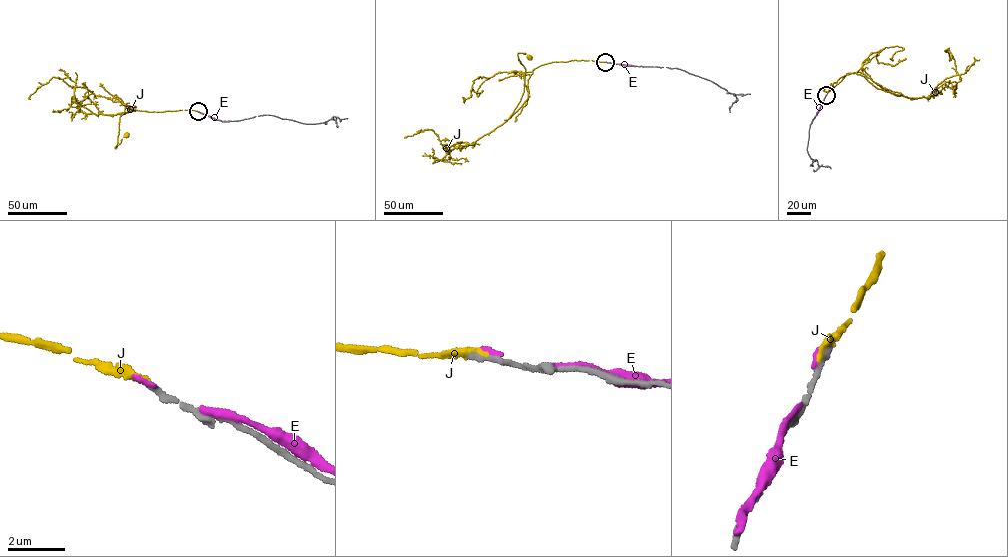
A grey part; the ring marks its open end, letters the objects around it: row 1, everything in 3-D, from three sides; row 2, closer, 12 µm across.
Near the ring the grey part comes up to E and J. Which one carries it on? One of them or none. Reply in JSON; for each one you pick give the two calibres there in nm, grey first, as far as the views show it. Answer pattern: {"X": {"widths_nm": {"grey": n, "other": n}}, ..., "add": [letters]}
{"J": {"widths_nm": {"grey": 240, "other": 320}}, "add": ["J"]}

